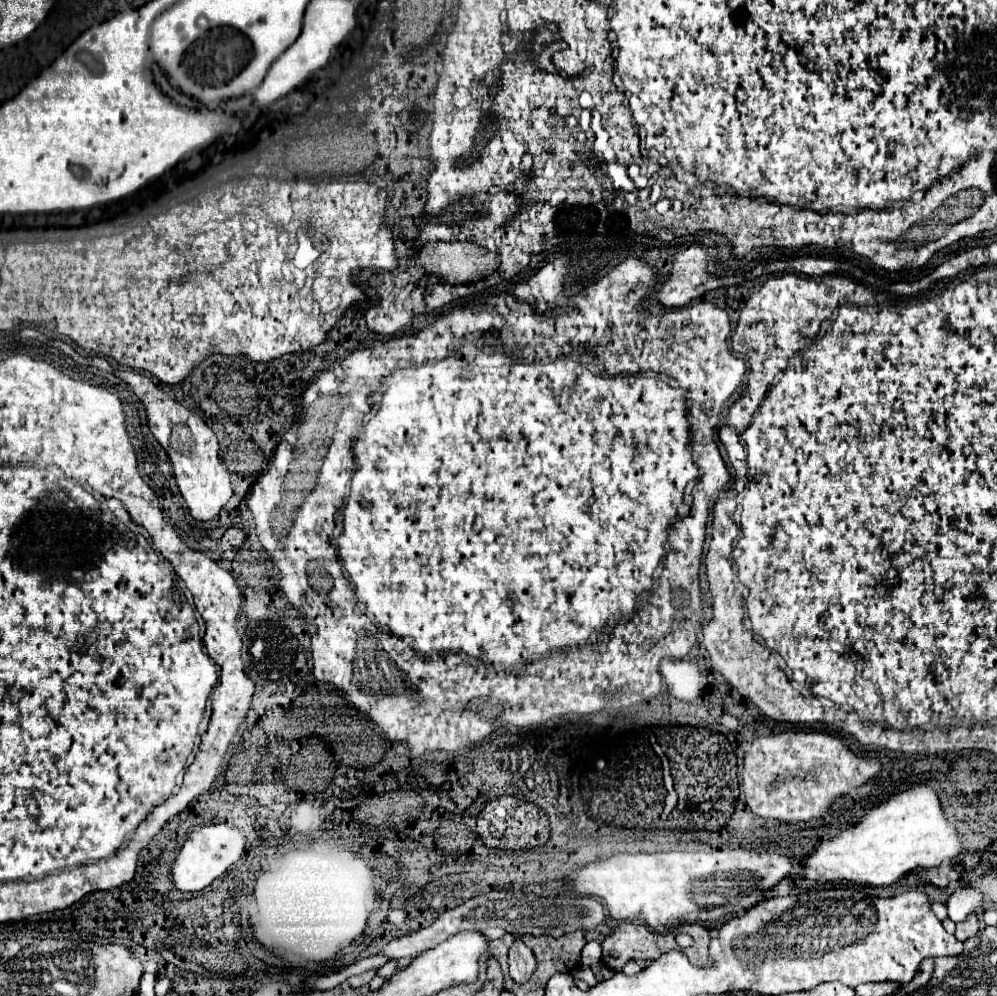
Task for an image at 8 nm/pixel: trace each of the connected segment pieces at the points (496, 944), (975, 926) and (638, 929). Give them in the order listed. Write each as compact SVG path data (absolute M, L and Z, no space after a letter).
M506 934L504 938L500 938L500 940L490 942L490 946L492 946L490 954L494 954L494 956L500 960L502 966L504 966L506 958L508 958L508 948L510 948L510 944L512 944L512 936L508 936L508 934Z
M970 914L968 920L956 924L956 938L958 938L960 942L966 942L968 938L976 936L978 930L980 930L980 918L978 918L976 914Z
M620 922L620 924L612 930L612 934L602 942L602 962L604 962L608 968L620 972L622 966L624 966L628 960L656 960L656 958L660 958L664 952L680 950L678 944L676 944L676 940L674 940L678 932L688 932L688 934L696 940L696 946L702 946L702 952L708 952L710 934L708 934L708 928L704 928L704 926L702 926L702 932L698 932L698 926L688 926L688 924L684 924L684 926L674 928L674 930L668 932L668 934L658 934L658 932L652 932L650 928L646 928L646 926L642 926L642 924Z

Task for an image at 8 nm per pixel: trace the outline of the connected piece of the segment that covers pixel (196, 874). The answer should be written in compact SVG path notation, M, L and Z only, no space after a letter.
M212 824L212 826L196 828L190 832L190 836L182 844L178 856L174 858L170 866L172 882L180 892L204 890L218 876L222 876L234 862L238 862L242 852L244 852L244 836L238 828L226 826L226 824Z

